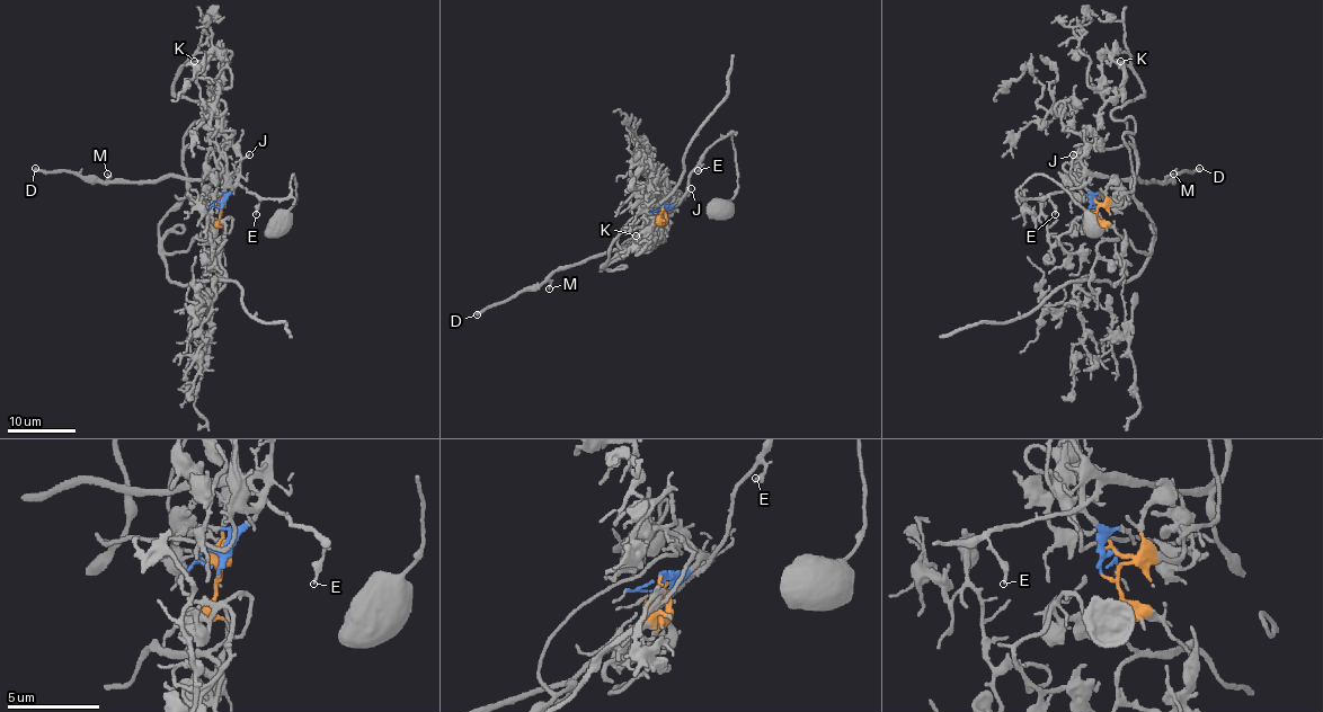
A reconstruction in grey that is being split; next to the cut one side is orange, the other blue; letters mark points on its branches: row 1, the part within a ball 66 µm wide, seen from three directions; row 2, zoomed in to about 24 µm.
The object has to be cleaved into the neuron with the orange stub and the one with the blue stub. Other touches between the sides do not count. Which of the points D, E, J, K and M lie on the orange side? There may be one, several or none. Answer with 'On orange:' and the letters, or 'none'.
On orange: K

